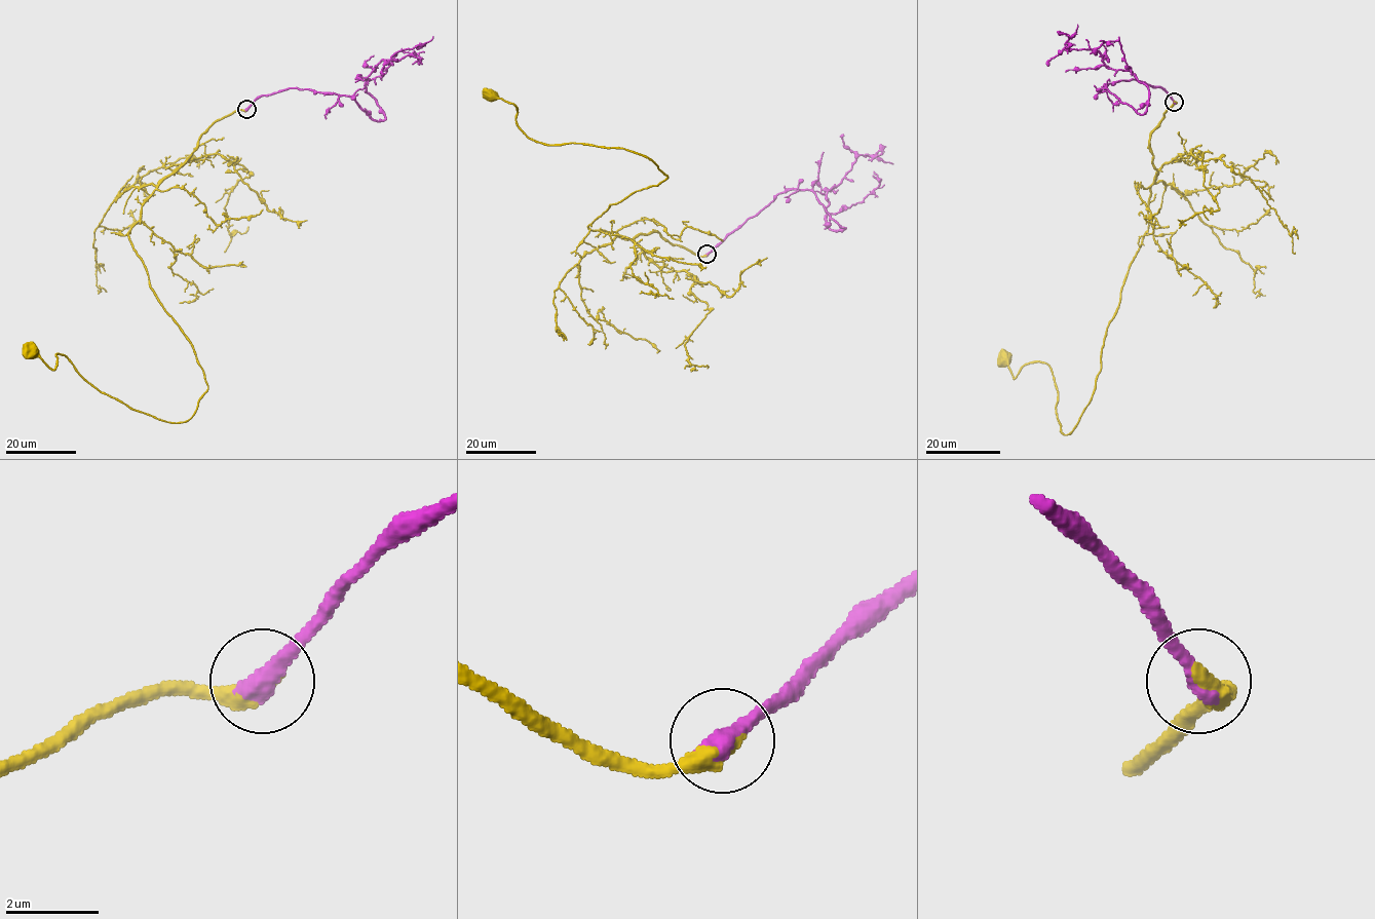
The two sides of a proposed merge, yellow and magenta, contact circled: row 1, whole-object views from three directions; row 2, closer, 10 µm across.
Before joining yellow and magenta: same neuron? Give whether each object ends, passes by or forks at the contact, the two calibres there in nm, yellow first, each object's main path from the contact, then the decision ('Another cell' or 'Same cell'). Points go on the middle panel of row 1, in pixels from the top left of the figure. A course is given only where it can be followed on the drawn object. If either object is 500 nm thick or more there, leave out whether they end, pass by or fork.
At the ring yellow ends. At the ring magenta ends. Thickness 480 nm (yellow) against 480 nm. Course of yellow: (707, 255), (657, 231), (591, 230), (667, 177), (622, 148), (530, 139), (517, 107), (491, 93). Course of magenta: (707, 255), (790, 189), (810, 189), (843, 230), (826, 225), (826, 193), (850, 169), (850, 152), (892, 163). Same cell

